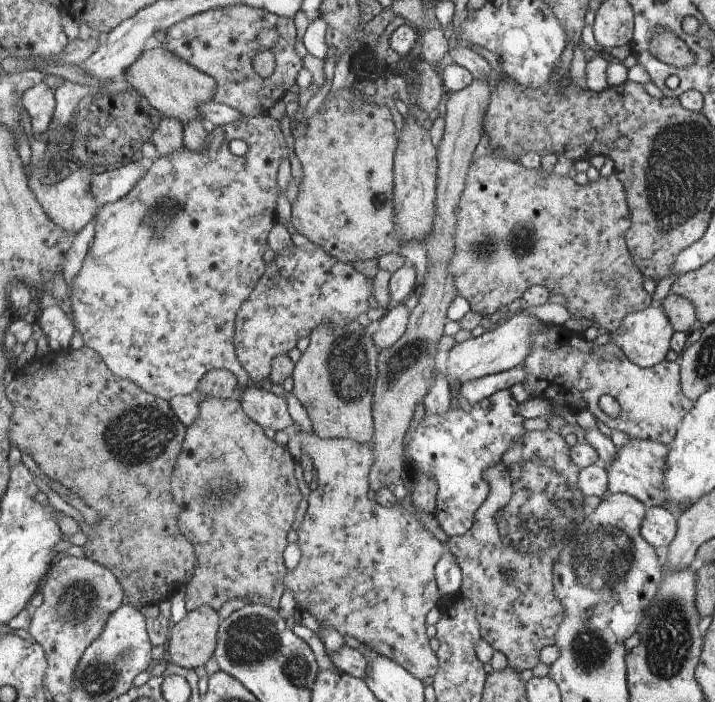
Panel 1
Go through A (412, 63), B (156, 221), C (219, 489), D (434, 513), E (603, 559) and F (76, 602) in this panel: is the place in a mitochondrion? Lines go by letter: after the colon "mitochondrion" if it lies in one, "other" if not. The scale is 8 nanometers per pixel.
A: other
B: mitochondrion
C: mitochondrion
D: other
E: mitochondrion
F: mitochondrion

